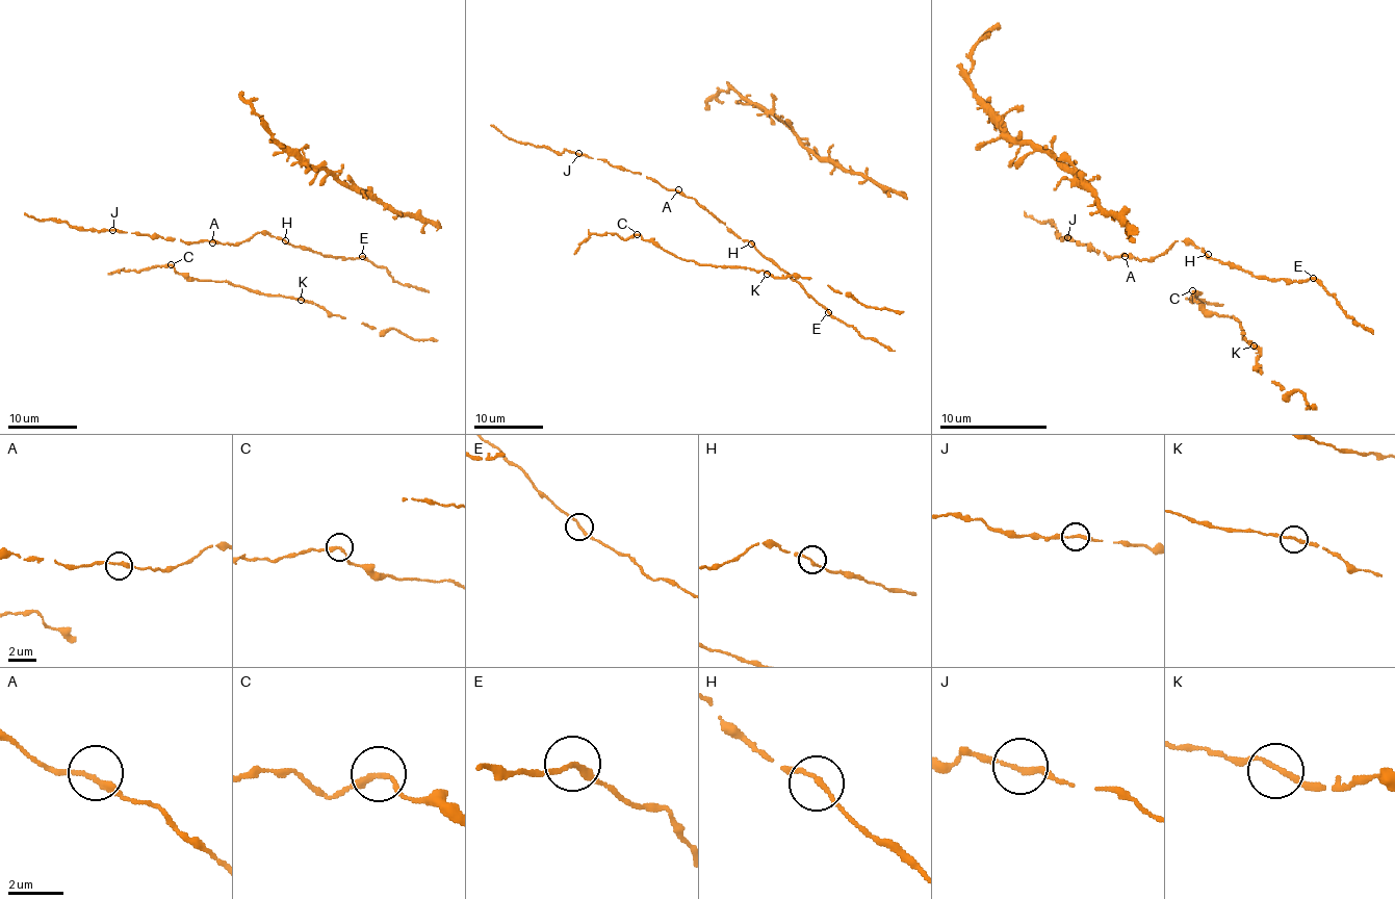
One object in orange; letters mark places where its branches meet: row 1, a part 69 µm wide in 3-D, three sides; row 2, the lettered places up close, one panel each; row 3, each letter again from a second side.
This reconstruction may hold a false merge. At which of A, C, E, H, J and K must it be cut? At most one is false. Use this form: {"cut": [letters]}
{"cut": []}

